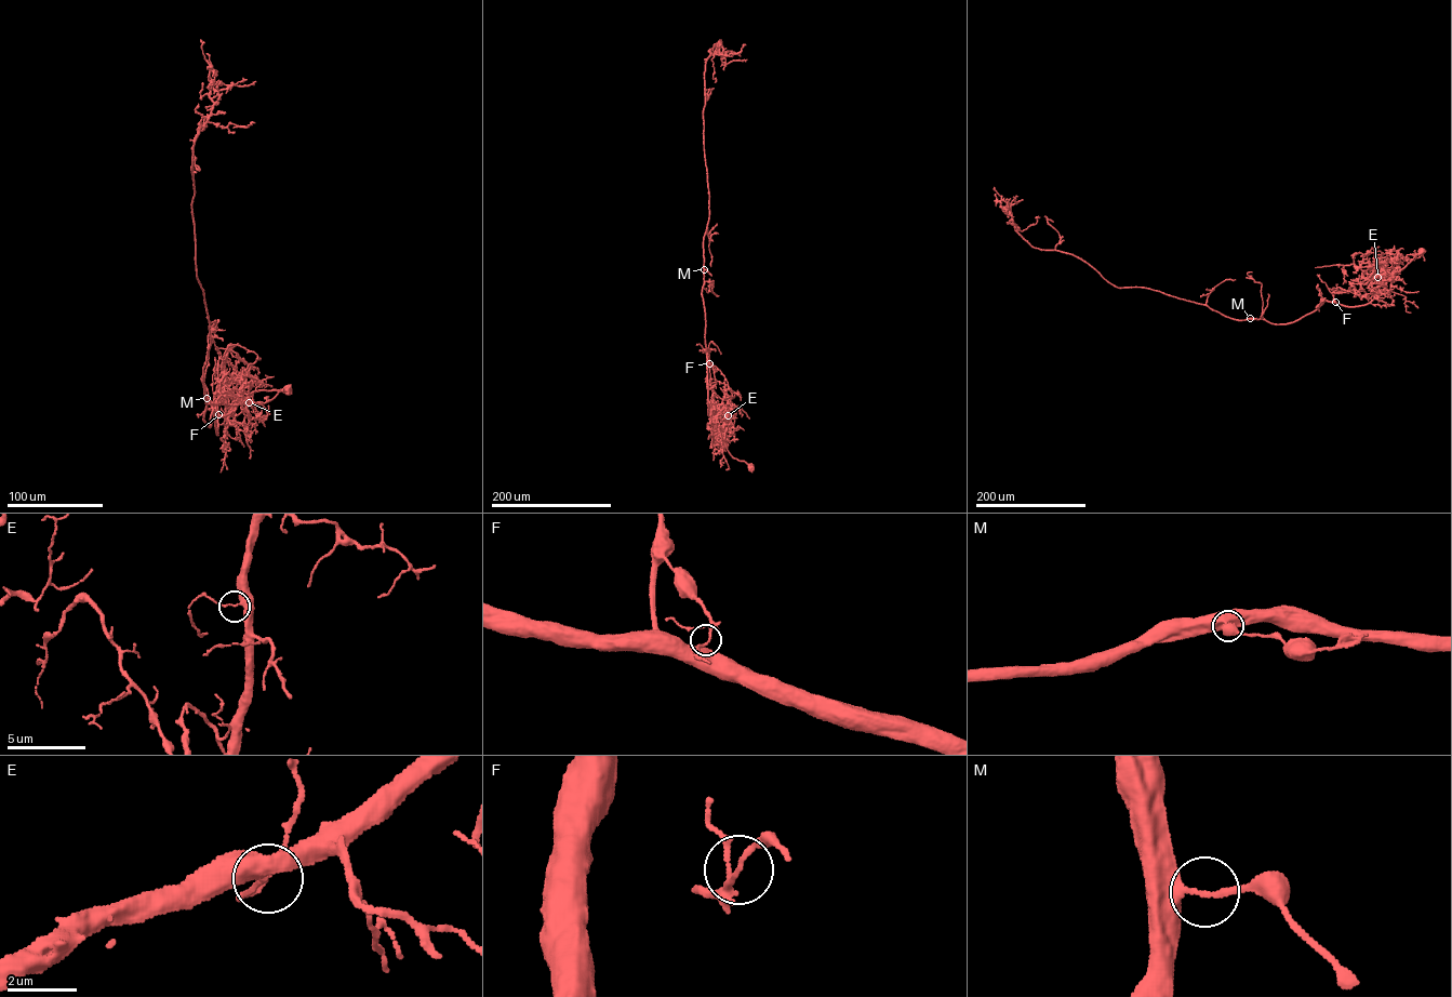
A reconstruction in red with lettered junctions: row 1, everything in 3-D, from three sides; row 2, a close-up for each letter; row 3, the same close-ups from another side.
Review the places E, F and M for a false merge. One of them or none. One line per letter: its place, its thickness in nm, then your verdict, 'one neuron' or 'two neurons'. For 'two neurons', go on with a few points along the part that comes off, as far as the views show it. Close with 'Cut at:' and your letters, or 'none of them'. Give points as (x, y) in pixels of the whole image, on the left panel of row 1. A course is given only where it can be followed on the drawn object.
E: (249, 402) | 220 nm | one neuron
F: (218, 414) | 120 nm | one neuron
M: (207, 398) | 130 nm | one neuron
Cut at: none of them

